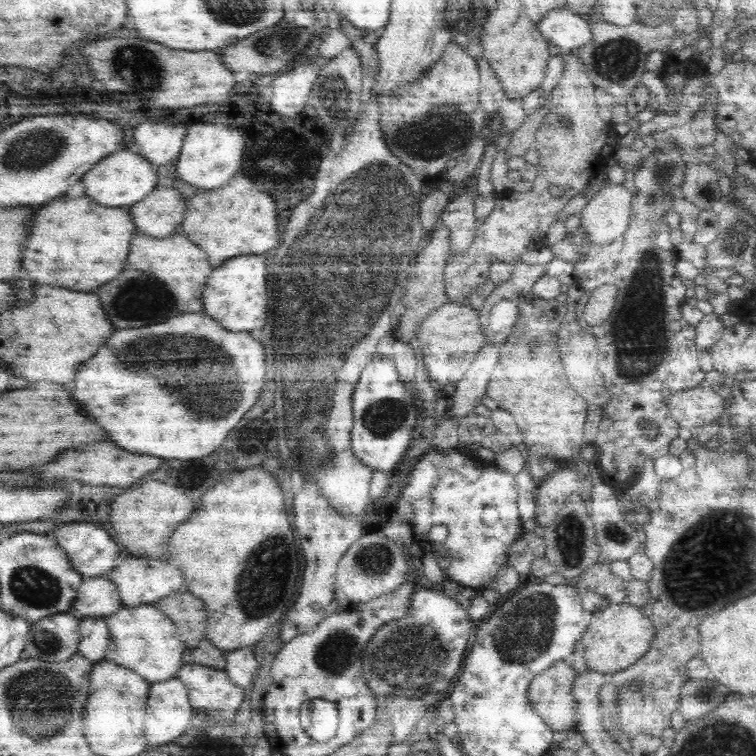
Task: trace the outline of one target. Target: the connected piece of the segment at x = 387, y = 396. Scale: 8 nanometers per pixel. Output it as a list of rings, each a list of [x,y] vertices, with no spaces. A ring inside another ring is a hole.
[[[374,358],[363,368],[352,393],[351,447],[357,458],[372,470],[390,473],[405,457],[418,420],[418,408],[406,394],[396,365],[388,358]]]

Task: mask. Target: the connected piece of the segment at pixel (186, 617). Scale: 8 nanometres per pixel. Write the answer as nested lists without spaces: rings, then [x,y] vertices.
[[[190,591],[176,592],[155,603],[179,628],[186,649],[195,648],[205,635],[208,610],[205,602]]]

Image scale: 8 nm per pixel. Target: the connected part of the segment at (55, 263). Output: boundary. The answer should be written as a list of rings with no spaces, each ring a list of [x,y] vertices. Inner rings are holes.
[[[88,196],[56,198],[34,214],[22,266],[38,284],[52,284],[68,290],[102,286],[122,272],[134,228],[136,225],[127,208],[107,207]]]

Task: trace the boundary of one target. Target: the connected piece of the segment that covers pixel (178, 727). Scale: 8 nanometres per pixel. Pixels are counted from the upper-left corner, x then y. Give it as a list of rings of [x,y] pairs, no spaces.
[[[177,678],[159,681],[151,684],[149,695],[147,696],[148,718],[145,722],[146,738],[154,745],[174,744],[176,738],[185,734],[187,729],[199,726],[196,713],[189,702],[189,694],[186,686]]]

